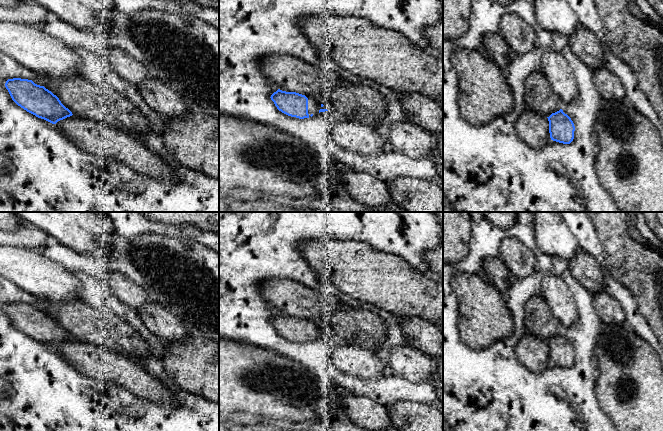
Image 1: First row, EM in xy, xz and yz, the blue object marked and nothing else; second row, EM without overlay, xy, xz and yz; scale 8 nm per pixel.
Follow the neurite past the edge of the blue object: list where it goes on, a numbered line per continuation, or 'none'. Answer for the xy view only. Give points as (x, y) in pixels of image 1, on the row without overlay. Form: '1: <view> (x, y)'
none

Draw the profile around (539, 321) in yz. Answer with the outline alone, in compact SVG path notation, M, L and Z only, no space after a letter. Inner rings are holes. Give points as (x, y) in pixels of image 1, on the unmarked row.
M532 296L525 306L524 325L526 332L549 341L562 332L562 325L552 314L542 296Z

